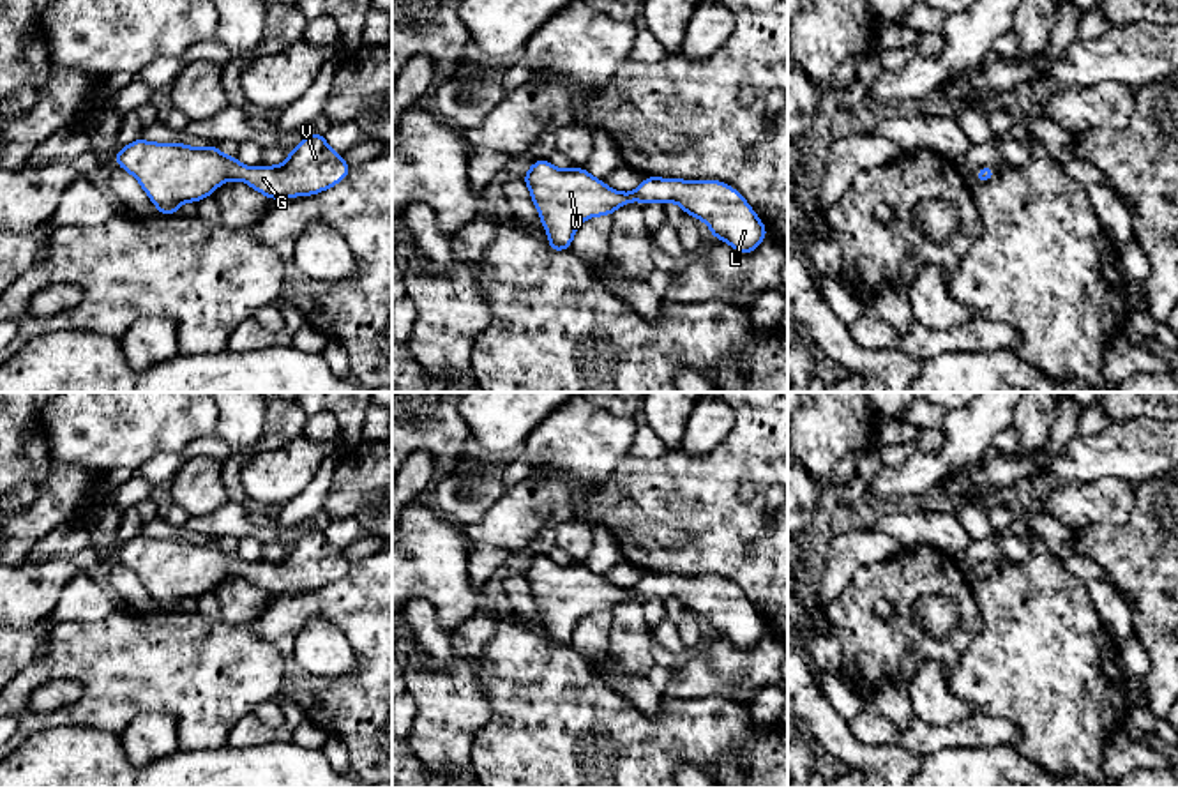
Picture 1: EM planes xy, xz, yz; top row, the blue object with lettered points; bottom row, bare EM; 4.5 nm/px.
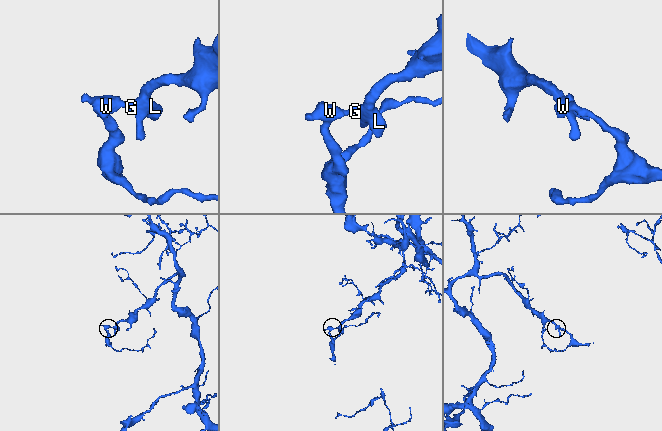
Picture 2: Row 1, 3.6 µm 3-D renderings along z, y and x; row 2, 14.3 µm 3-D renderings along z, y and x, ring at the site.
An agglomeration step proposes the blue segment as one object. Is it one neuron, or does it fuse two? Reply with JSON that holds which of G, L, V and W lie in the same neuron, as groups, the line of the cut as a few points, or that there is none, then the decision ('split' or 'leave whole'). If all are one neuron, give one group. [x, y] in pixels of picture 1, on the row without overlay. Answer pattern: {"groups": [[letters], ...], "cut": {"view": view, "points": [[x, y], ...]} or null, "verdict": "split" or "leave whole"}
{"groups": [["G", "L", "V", "W"]], "cut": null, "verdict": "leave whole"}

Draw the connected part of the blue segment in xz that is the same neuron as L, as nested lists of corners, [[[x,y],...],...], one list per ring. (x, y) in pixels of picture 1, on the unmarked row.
[[[547,555],[535,557],[523,576],[549,631],[551,647],[569,645],[581,617],[611,611],[631,597],[645,601],[675,597],[685,610],[705,617],[712,634],[722,634],[744,650],[759,643],[768,631],[744,592],[721,576],[645,572],[636,587],[618,588],[585,564],[558,565]]]

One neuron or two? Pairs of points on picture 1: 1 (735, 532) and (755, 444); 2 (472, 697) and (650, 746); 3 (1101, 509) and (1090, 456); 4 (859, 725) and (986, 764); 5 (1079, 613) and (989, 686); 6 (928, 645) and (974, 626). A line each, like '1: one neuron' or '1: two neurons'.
1: one neuron
2: two neurons
3: two neurons
4: two neurons
5: one neuron
6: one neuron

